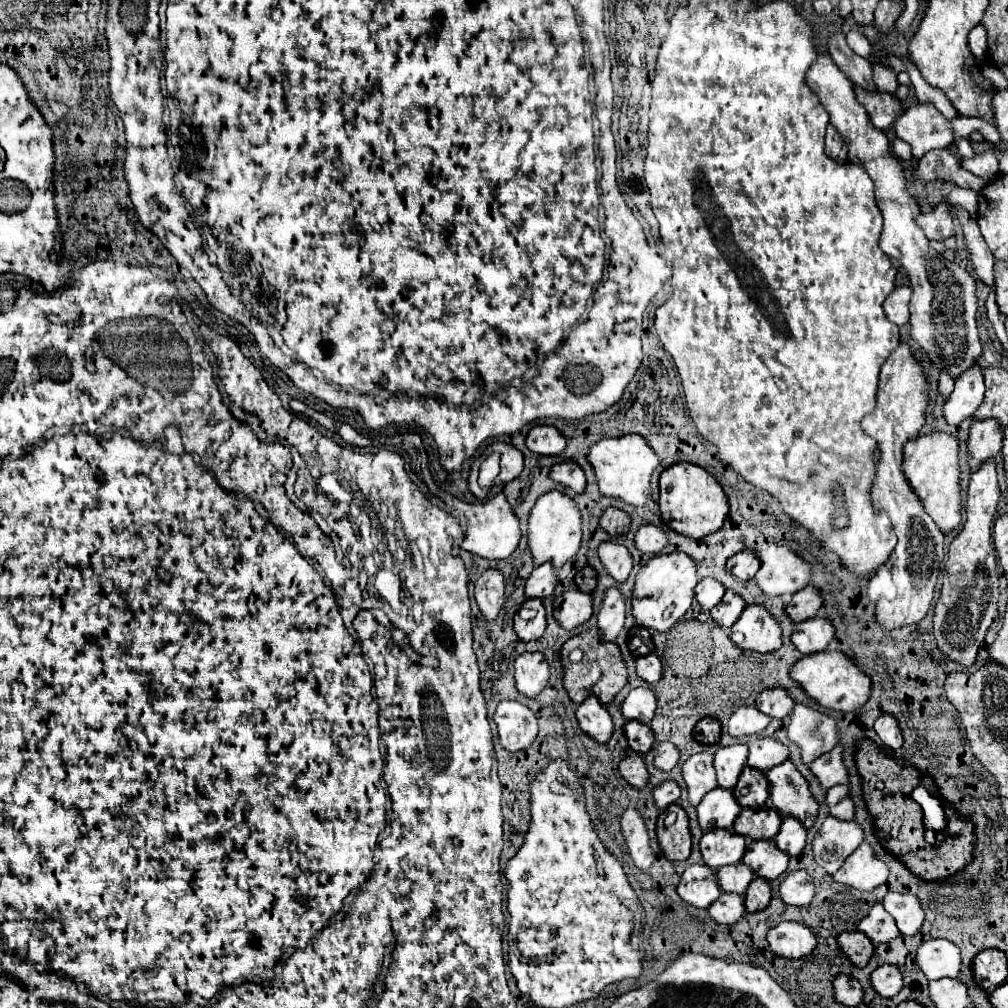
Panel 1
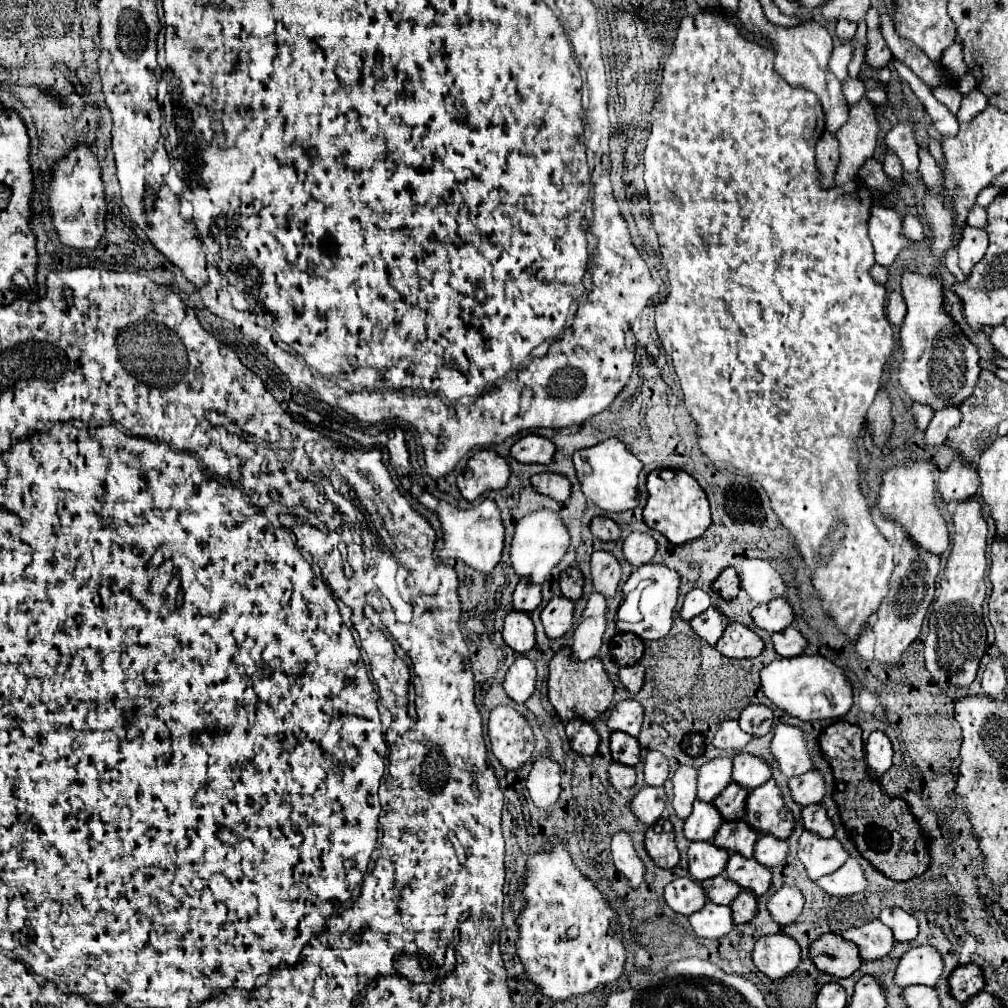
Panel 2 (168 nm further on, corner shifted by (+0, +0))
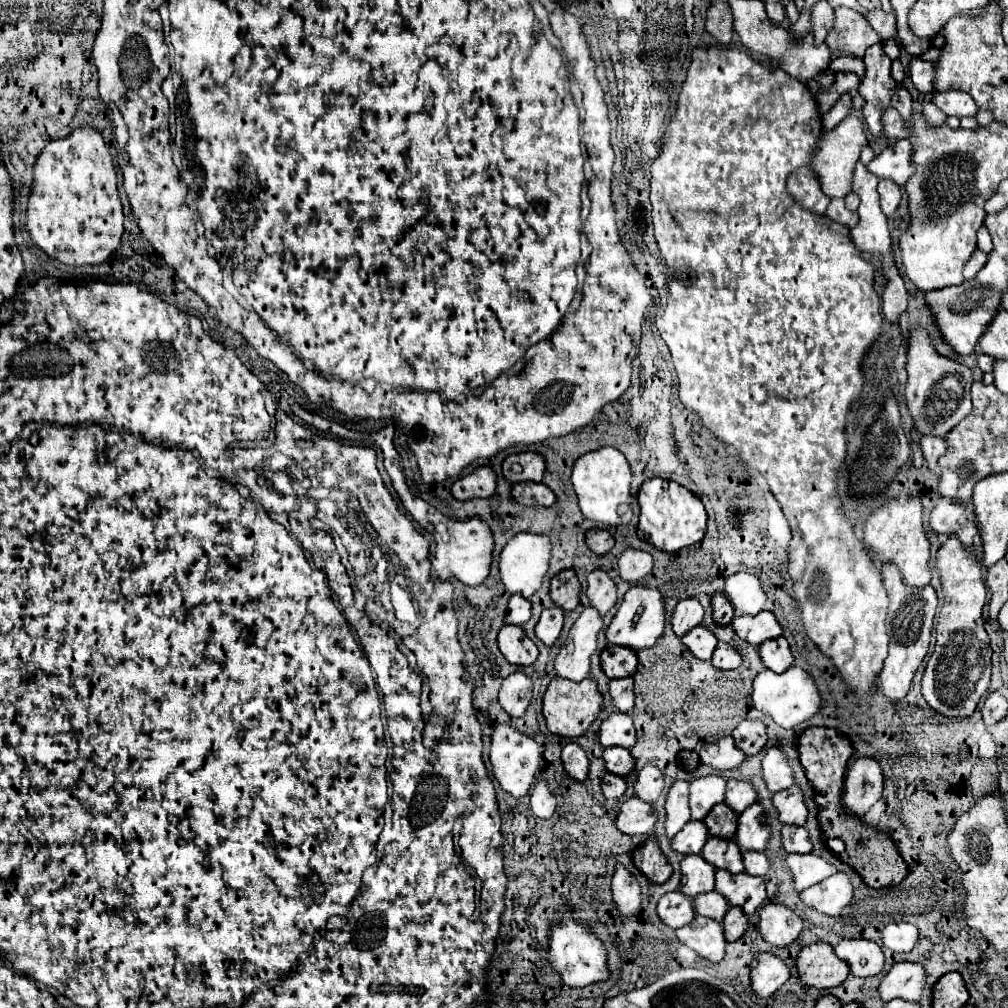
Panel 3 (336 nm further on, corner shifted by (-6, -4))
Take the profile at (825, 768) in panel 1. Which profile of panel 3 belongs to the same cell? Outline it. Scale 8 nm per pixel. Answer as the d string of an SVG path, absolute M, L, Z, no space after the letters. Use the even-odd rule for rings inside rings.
M792 785L784 791L778 791L772 797L772 805L778 813L778 821L784 825L804 825L806 821L806 805L802 799L802 791Z

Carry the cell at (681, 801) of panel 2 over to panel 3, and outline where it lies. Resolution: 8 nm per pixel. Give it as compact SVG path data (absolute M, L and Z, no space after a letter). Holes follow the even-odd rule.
M676 781L666 795L666 837L674 837L688 821L690 821L690 809L688 809L688 783Z

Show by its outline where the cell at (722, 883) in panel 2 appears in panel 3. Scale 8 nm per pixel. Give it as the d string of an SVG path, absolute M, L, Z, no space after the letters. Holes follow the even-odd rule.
M716 891L696 895L692 903L694 903L696 915L708 917L708 919L718 919L718 921L722 921L724 915L726 915L726 911L730 909L728 901L724 901L724 897L720 893L716 893Z

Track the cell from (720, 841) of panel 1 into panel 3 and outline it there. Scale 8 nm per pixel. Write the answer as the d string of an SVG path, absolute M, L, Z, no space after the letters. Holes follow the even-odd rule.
M688 855L680 861L682 885L680 893L686 897L696 897L700 893L708 893L714 889L714 867L706 863L700 855Z

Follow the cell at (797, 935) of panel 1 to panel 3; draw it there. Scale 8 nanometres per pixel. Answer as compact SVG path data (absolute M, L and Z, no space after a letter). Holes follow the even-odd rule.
M760 953L750 965L750 987L758 997L770 997L790 977L784 961L772 953Z

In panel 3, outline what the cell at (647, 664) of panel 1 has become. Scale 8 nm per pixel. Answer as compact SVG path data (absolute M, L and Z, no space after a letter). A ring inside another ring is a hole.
M624 677L624 679L612 679L608 683L608 693L612 699L612 705L616 707L616 711L620 713L628 713L634 707L634 681L632 677Z

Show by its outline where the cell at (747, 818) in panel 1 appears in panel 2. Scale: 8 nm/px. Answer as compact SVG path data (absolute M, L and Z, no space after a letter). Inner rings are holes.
M736 819L734 823L722 823L714 837L714 845L724 847L728 851L738 851L744 857L754 857L754 843L758 841L758 831L750 831L744 819Z

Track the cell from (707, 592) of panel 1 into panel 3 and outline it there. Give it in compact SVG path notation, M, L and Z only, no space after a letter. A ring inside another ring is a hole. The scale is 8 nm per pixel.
M684 599L680 601L674 611L672 611L672 617L670 617L670 623L672 623L672 631L682 637L686 635L688 631L692 631L692 627L700 625L704 619L704 609L702 605L696 601L696 599Z

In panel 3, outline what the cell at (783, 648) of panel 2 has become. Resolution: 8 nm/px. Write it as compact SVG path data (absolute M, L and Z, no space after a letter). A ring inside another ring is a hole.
M778 637L778 639L762 643L758 647L758 655L760 655L762 663L766 665L766 669L770 669L774 673L786 671L794 661L792 659L792 651L790 651L790 647L788 647L784 637Z

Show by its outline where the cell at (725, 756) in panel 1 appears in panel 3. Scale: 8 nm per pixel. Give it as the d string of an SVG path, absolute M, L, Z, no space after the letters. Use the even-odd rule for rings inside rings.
M718 775L694 779L690 783L690 819L692 821L704 819L704 815L708 815L708 811L716 803L724 801L724 789L726 781Z

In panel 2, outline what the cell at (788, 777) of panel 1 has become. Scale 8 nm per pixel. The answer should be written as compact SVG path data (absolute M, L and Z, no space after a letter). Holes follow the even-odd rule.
M774 779L750 791L746 801L746 819L756 831L772 833L780 839L788 839L796 827L796 817L788 809Z

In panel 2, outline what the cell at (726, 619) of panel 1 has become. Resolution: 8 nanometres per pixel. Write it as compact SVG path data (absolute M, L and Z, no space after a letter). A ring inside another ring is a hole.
M710 607L708 611L704 611L702 615L698 615L698 617L692 619L690 623L692 623L694 631L696 631L706 643L716 645L718 639L722 637L724 627L730 623L730 619L728 619L722 611L718 611L716 607Z

